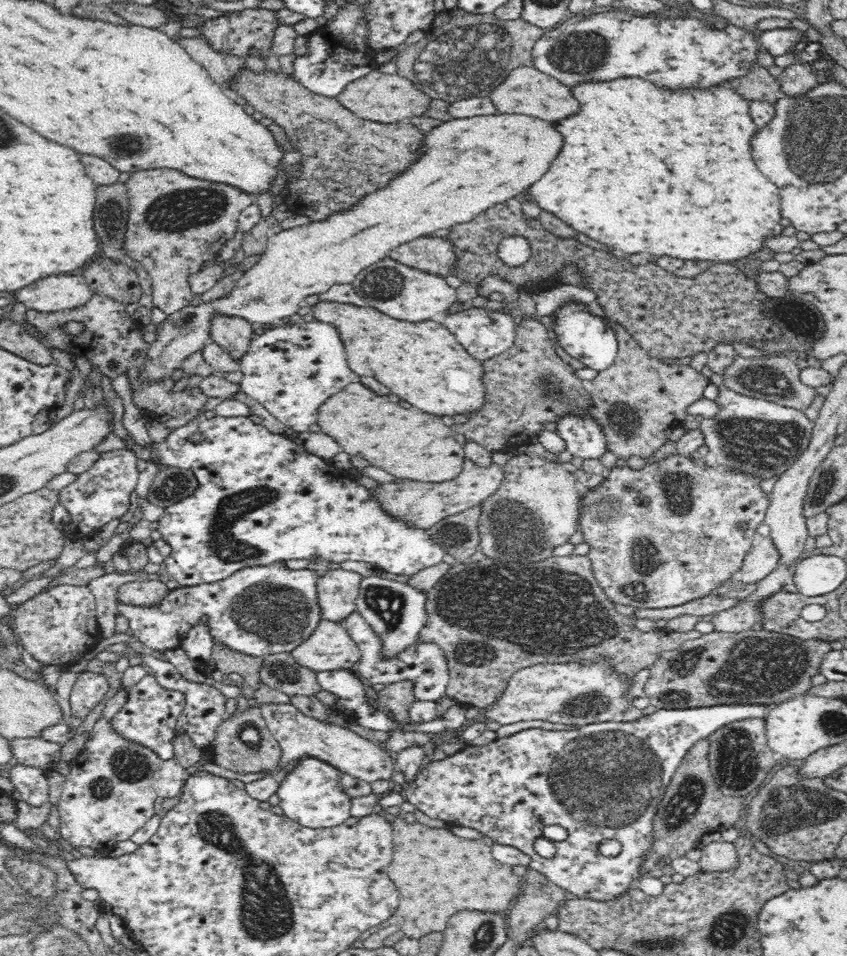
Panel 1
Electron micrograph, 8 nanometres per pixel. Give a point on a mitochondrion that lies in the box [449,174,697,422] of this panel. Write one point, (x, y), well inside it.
(552, 387)

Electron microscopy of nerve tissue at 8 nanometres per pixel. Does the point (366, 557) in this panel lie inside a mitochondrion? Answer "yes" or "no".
no

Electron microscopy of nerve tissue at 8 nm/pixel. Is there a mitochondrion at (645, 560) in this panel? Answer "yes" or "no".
yes

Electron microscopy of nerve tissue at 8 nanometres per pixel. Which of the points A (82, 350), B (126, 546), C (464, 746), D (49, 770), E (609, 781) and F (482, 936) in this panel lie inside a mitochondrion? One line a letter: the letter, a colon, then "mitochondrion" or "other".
A: other
B: other
C: other
D: other
E: mitochondrion
F: mitochondrion

